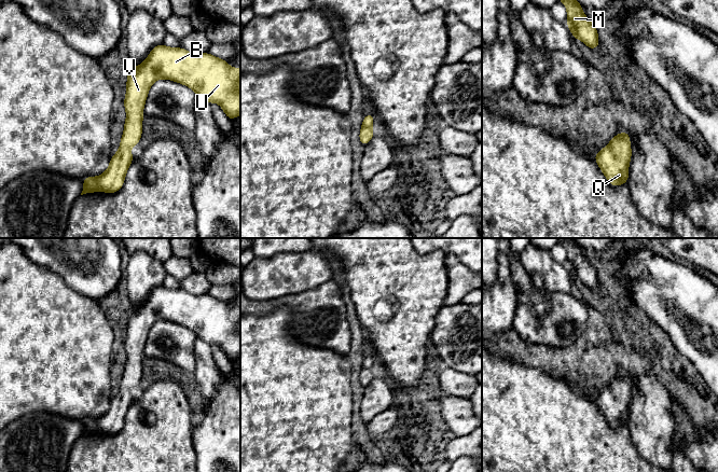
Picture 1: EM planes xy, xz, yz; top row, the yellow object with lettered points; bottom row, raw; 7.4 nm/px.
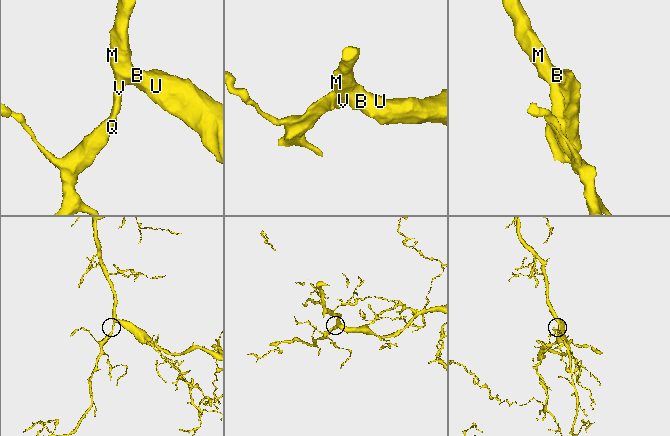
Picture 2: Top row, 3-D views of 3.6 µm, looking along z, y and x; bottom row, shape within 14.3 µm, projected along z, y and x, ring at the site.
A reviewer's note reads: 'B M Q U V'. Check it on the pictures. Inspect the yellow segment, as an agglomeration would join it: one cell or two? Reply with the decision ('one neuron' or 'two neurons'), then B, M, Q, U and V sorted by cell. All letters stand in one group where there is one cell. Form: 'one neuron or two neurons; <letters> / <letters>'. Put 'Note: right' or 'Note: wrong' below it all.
one neuron; B M Q U V
Note: right

